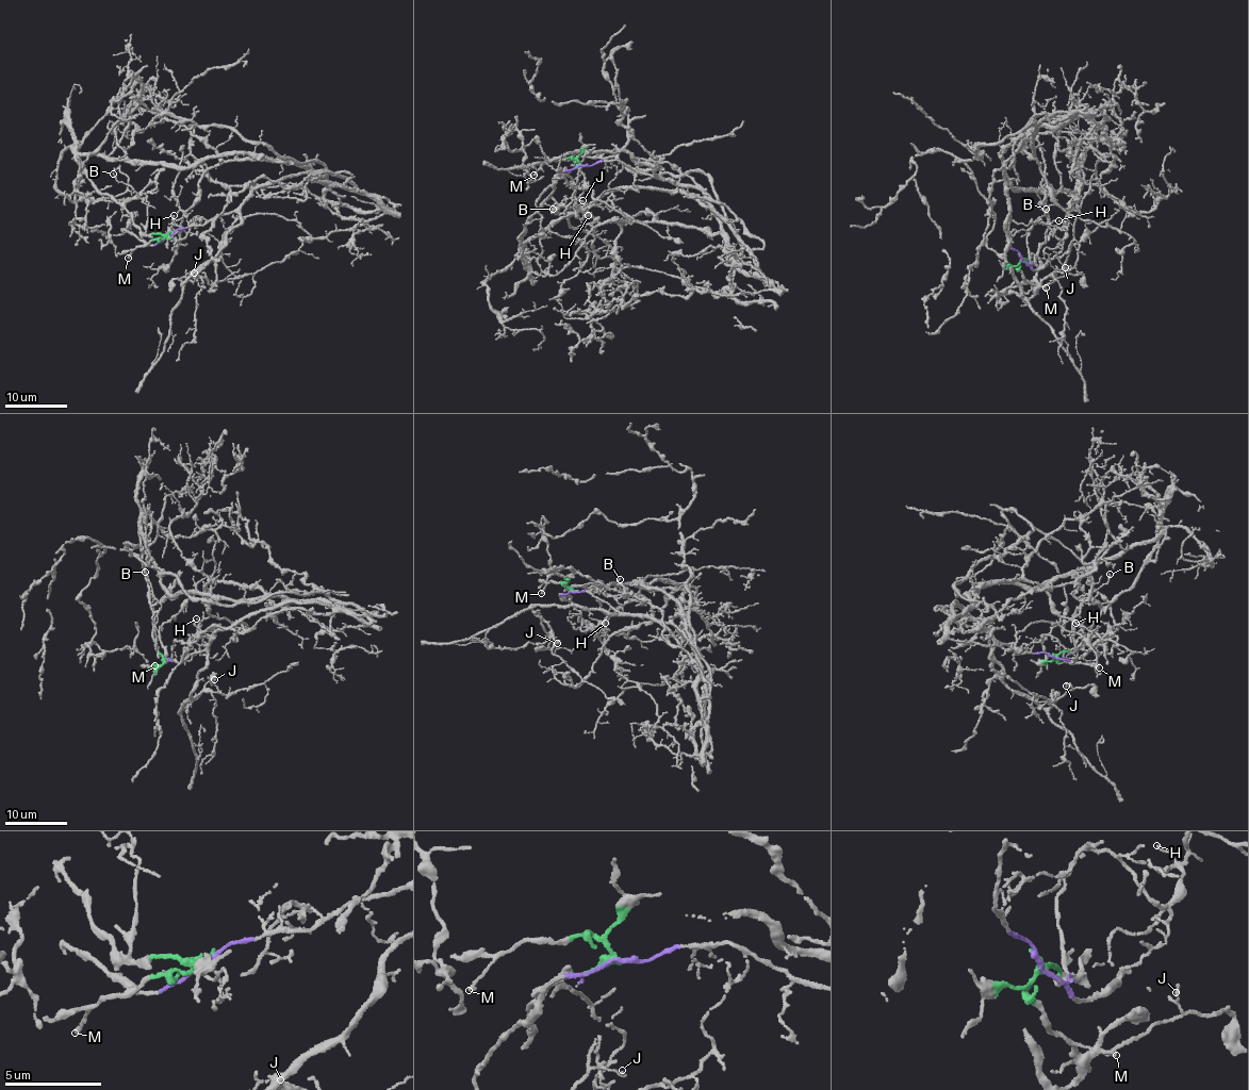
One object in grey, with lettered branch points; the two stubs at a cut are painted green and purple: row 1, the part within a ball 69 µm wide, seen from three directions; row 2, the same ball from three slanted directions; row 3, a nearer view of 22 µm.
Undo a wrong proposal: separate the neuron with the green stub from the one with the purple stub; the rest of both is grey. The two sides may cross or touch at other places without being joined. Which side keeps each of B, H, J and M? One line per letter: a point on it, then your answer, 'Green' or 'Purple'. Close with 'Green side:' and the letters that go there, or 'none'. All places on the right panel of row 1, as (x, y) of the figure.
B: Place: (1046, 209). Green
H: Place: (1058, 220). Purple
J: Place: (1065, 267). Purple
M: Place: (1046, 287). Green
Green side: B, M

